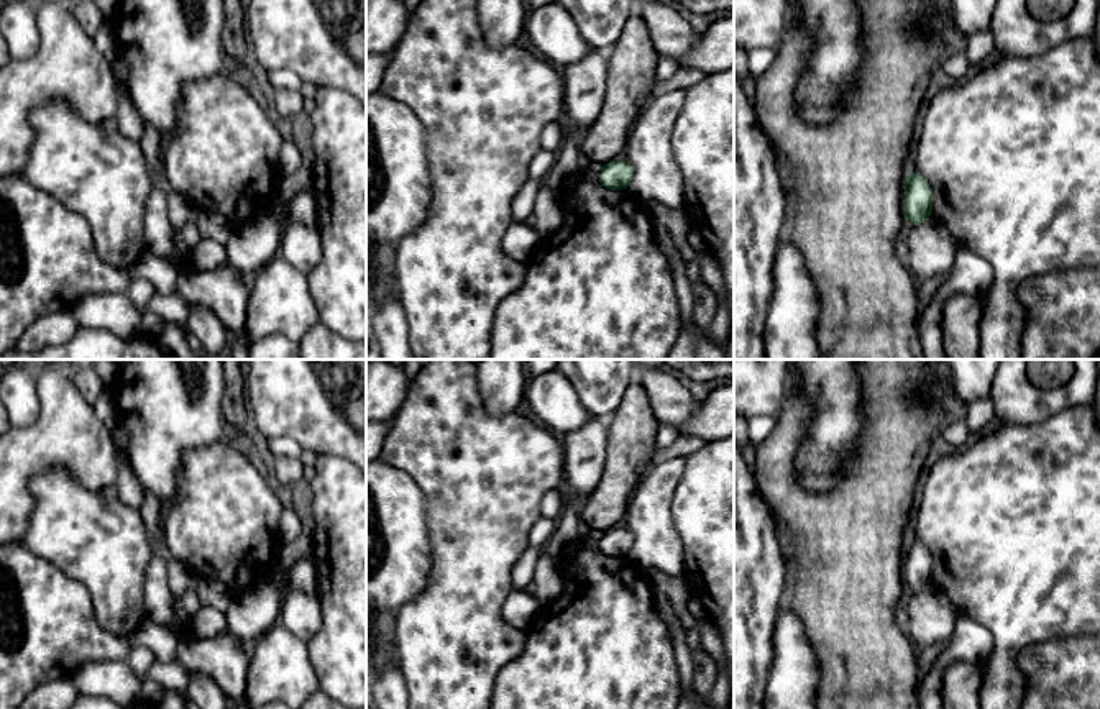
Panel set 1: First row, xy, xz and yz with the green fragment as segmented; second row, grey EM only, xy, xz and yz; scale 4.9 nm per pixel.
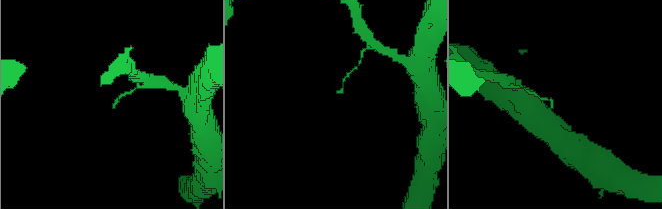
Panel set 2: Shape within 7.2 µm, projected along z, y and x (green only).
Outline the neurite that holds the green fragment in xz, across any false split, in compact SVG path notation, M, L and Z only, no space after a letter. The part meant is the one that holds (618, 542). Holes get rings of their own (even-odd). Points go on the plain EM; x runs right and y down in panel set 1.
M617 527L604 532L598 545L599 550L611 558L627 556L634 547L634 535L624 527Z

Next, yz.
M910 540L905 550L905 586L919 592L933 581L933 558L924 545Z

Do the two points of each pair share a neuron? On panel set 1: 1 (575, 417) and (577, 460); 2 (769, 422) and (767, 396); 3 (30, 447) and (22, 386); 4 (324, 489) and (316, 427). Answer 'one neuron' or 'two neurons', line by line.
1: two neurons
2: two neurons
3: two neurons
4: two neurons

